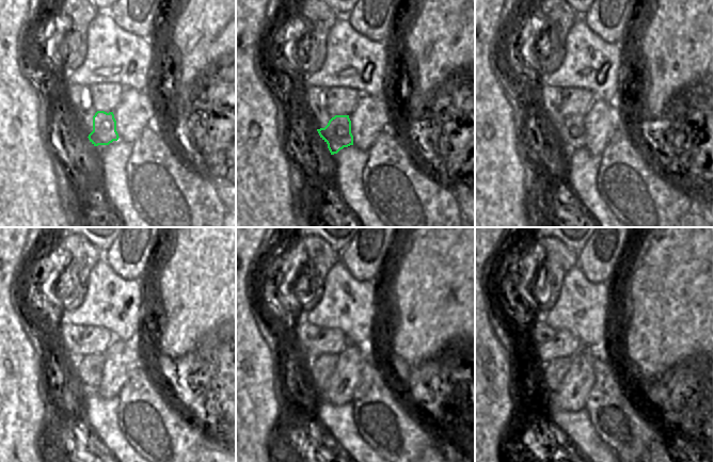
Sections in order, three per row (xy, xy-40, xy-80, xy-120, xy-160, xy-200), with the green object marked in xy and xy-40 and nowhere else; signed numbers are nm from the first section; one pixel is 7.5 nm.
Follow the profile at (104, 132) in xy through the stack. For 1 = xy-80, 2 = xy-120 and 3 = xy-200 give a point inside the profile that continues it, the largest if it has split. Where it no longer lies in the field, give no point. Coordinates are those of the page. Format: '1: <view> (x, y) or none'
1: xy-80 (573, 124)
2: xy-120 (95, 362)
3: xy-200 (561, 359)

